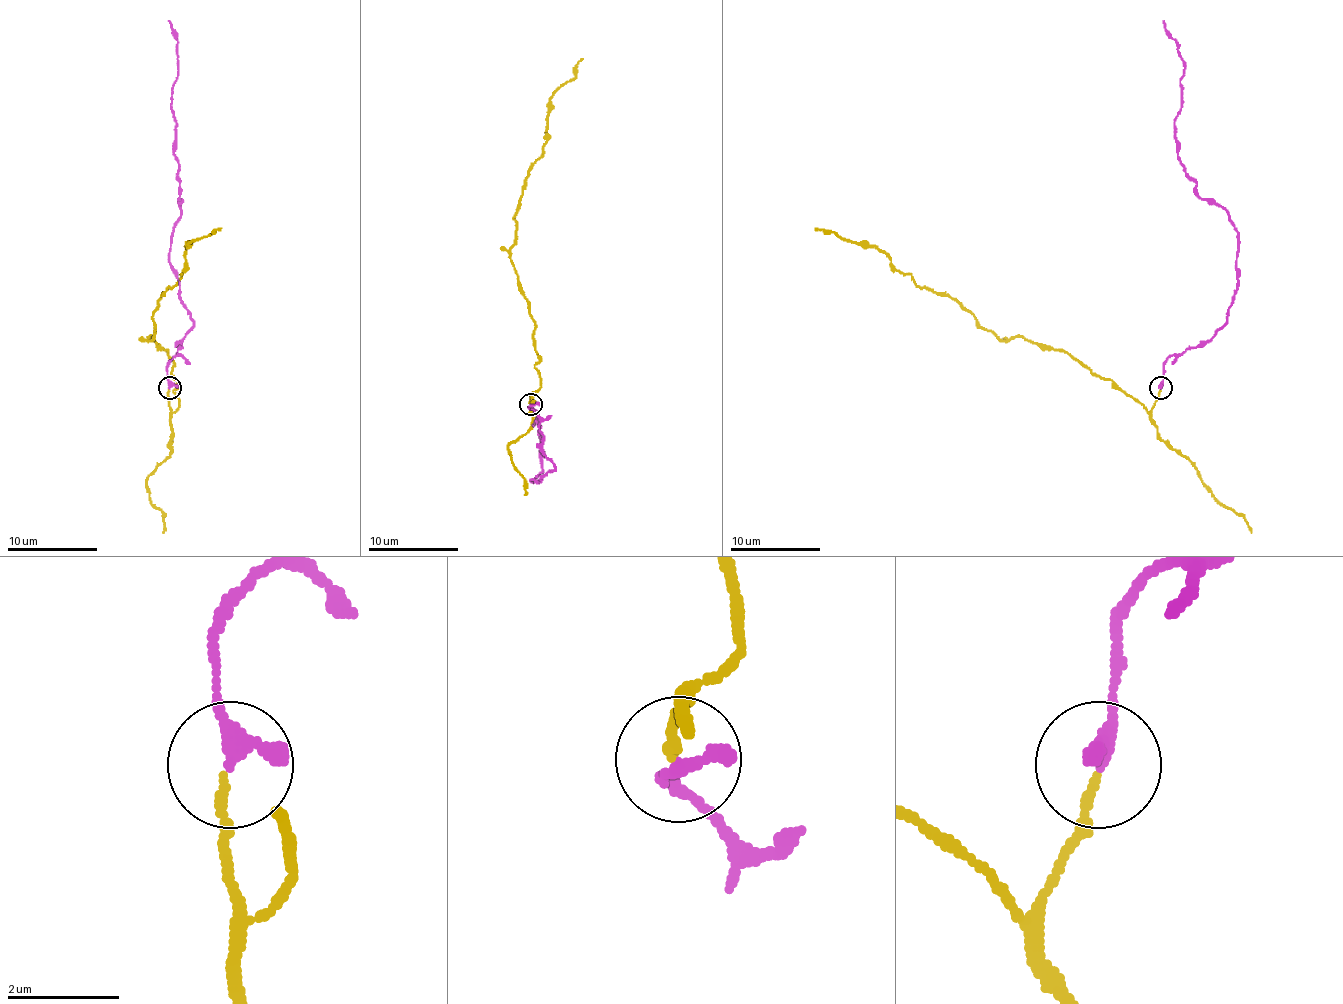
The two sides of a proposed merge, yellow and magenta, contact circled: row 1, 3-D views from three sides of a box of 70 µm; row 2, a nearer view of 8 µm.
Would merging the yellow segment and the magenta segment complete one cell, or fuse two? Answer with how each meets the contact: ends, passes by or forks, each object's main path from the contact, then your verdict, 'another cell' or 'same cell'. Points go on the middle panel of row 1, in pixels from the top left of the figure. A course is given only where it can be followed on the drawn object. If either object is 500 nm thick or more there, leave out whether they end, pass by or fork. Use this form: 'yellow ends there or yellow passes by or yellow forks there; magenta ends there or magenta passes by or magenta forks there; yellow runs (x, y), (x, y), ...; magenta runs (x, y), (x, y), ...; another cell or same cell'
yellow ends there; magenta ends there; yellow runs (529, 405), (540, 375), (513, 266), (513, 214), (529, 169), (543, 155), (549, 99), (583, 58); magenta runs (531, 405), (554, 470), (538, 482), (540, 425), (529, 407); same cell

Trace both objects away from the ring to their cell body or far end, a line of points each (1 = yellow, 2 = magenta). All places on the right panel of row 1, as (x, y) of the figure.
1: (1161, 389), (1147, 412), (1066, 353), (1023, 337), (1002, 342), (953, 299), (898, 271), (873, 246), (814, 228)
2: (1161, 387), (1172, 355), (1227, 321), (1238, 280), (1238, 231), (1197, 194), (1177, 154), (1184, 61), (1163, 20)

